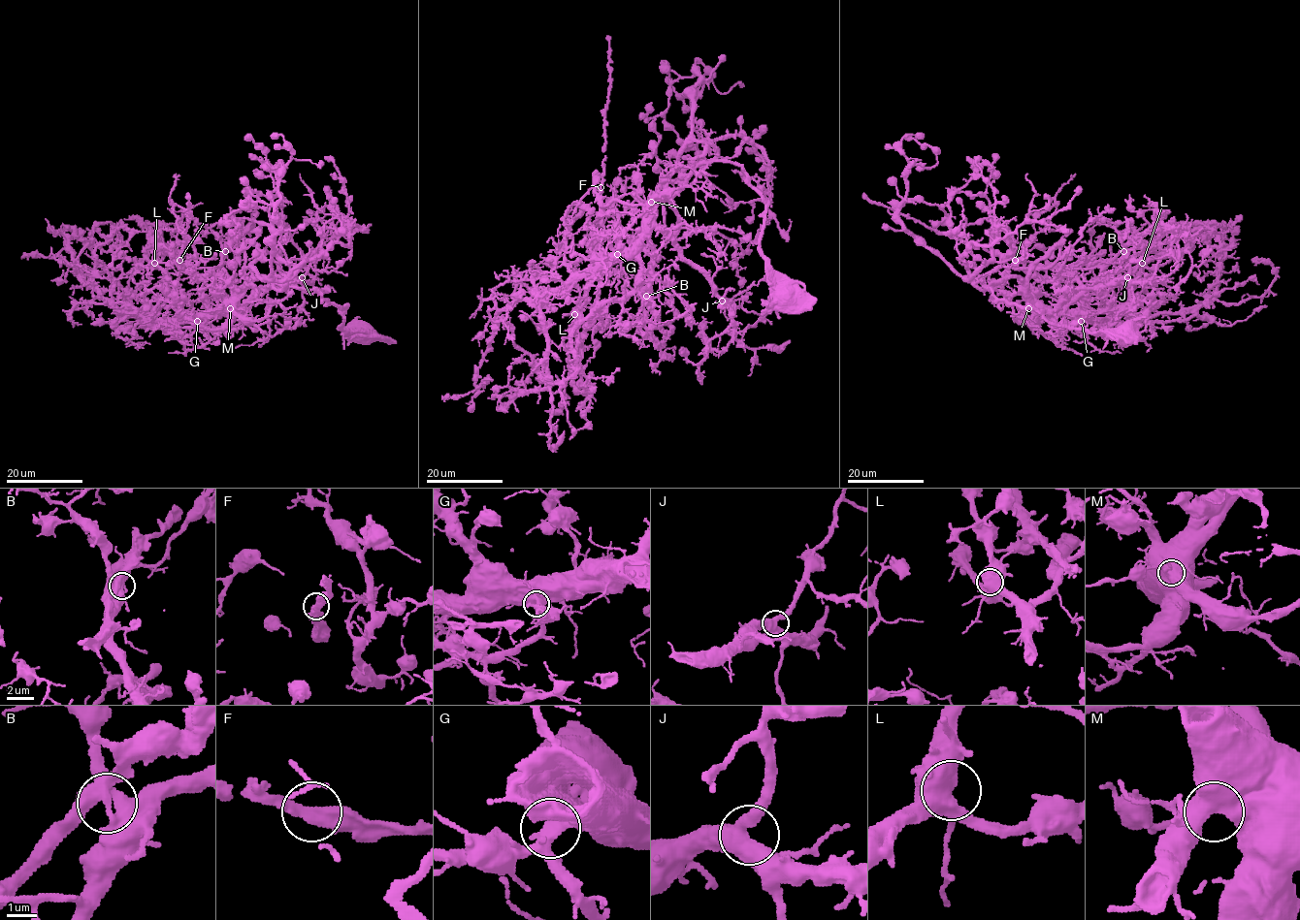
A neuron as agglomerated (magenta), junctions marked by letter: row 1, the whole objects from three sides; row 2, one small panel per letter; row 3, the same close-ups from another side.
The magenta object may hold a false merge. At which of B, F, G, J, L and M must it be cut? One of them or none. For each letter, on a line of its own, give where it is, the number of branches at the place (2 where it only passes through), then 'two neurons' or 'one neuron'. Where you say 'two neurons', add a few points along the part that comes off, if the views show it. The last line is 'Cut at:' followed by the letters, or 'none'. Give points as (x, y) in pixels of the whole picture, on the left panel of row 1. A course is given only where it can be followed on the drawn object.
B: at (225, 251); 3 branches meet; two neurons; foreign part runs (225, 251), (221, 262), (214, 268), (181, 267), (189, 218), (187, 193)
F: at (179, 260); 2 branches meet; one neuron
G: at (197, 321); 4 branches meet; one neuron
J: at (302, 277); 3 branches meet; one neuron
L: at (154, 263); 3 branches meet; one neuron
M: at (230, 308); 3 branches meet; one neuron
Cut at: B

